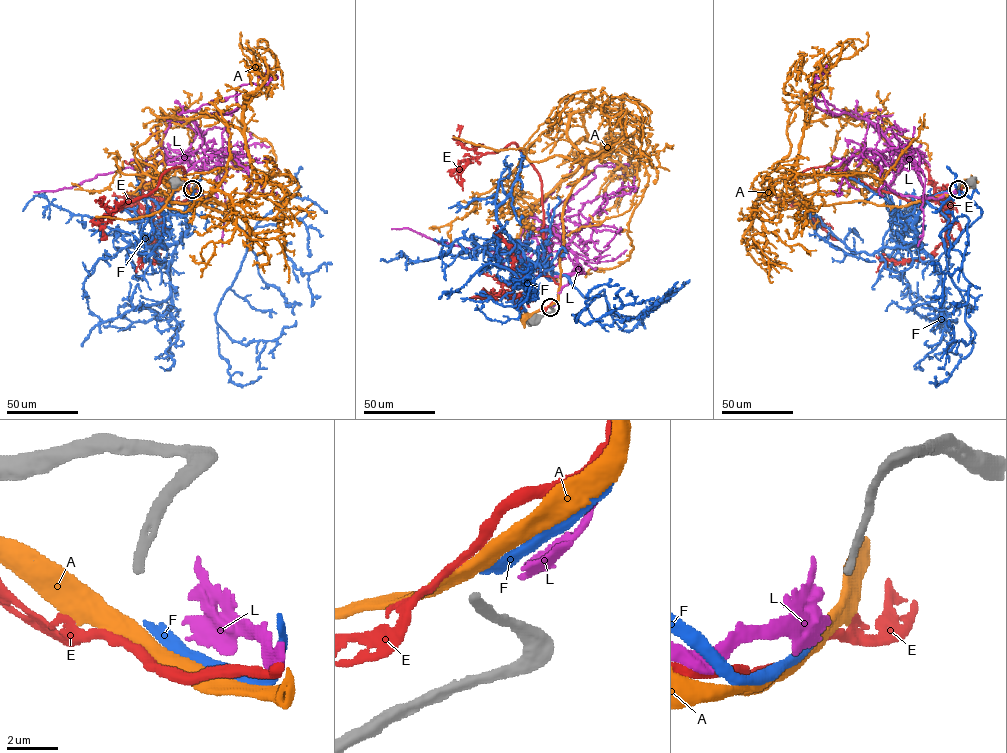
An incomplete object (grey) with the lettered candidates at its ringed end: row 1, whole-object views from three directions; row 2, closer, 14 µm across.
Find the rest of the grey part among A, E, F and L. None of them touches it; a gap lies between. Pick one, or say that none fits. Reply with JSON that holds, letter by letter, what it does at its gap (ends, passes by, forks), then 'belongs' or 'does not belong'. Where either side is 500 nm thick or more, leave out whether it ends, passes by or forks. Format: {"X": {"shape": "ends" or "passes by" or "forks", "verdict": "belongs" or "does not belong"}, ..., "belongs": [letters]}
{"A": {"shape": "passes by", "verdict": "does not belong"}, "E": {"shape": "passes by", "verdict": "does not belong"}, "F": {"shape": "ends", "verdict": "belongs"}, "L": {"shape": "passes by", "verdict": "does not belong"}, "belongs": ["F"]}

